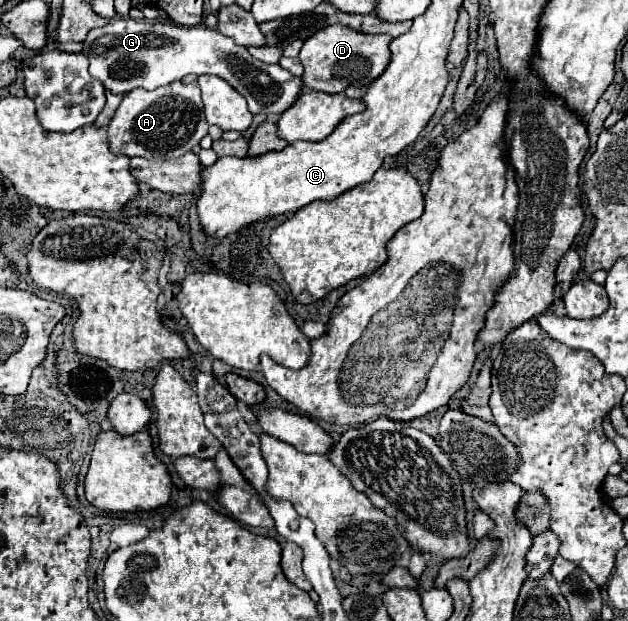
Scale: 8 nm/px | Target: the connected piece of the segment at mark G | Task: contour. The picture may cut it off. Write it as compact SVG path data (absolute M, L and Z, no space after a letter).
M111 19L105 27L93 29L85 39L83 53L89 59L89 71L113 93L129 93L131 89L157 89L183 79L189 73L217 75L239 91L251 113L281 115L299 99L303 91L301 77L291 75L281 65L267 65L249 55L243 45L233 43L217 29L181 27L171 23L145 23L133 19Z

